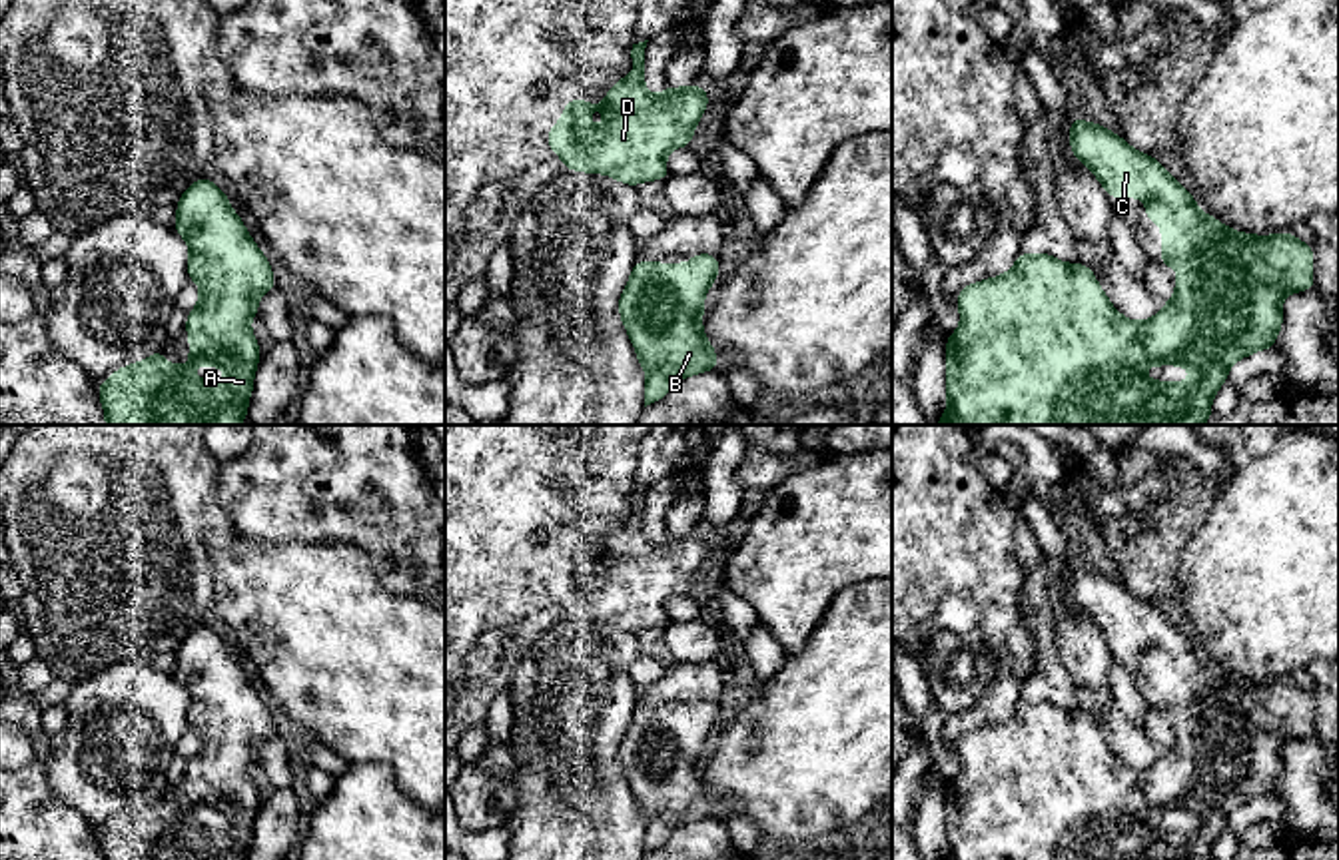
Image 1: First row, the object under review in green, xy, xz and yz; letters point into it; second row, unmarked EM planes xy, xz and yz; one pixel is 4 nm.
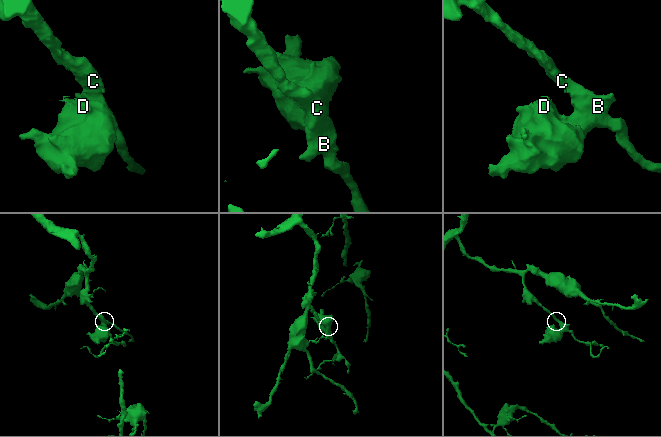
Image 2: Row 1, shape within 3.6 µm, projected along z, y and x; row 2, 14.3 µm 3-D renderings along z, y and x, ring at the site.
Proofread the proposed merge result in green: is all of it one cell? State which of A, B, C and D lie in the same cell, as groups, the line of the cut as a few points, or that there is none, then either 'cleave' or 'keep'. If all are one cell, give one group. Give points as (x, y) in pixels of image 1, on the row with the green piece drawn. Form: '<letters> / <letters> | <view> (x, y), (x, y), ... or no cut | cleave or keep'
A B C D | no cut | keep

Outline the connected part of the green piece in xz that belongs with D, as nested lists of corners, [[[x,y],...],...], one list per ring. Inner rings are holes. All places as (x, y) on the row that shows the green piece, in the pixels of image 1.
[[[647,42],[633,44],[631,58],[637,68],[621,78],[607,94],[603,104],[587,100],[567,100],[563,118],[549,130],[551,150],[565,162],[565,172],[607,174],[627,186],[639,182],[665,180],[670,176],[665,158],[674,148],[692,146],[696,128],[710,98],[700,84],[672,88],[667,84],[661,96],[645,90],[645,48]],[[603,110],[607,120],[599,128],[587,124],[587,114]]]

